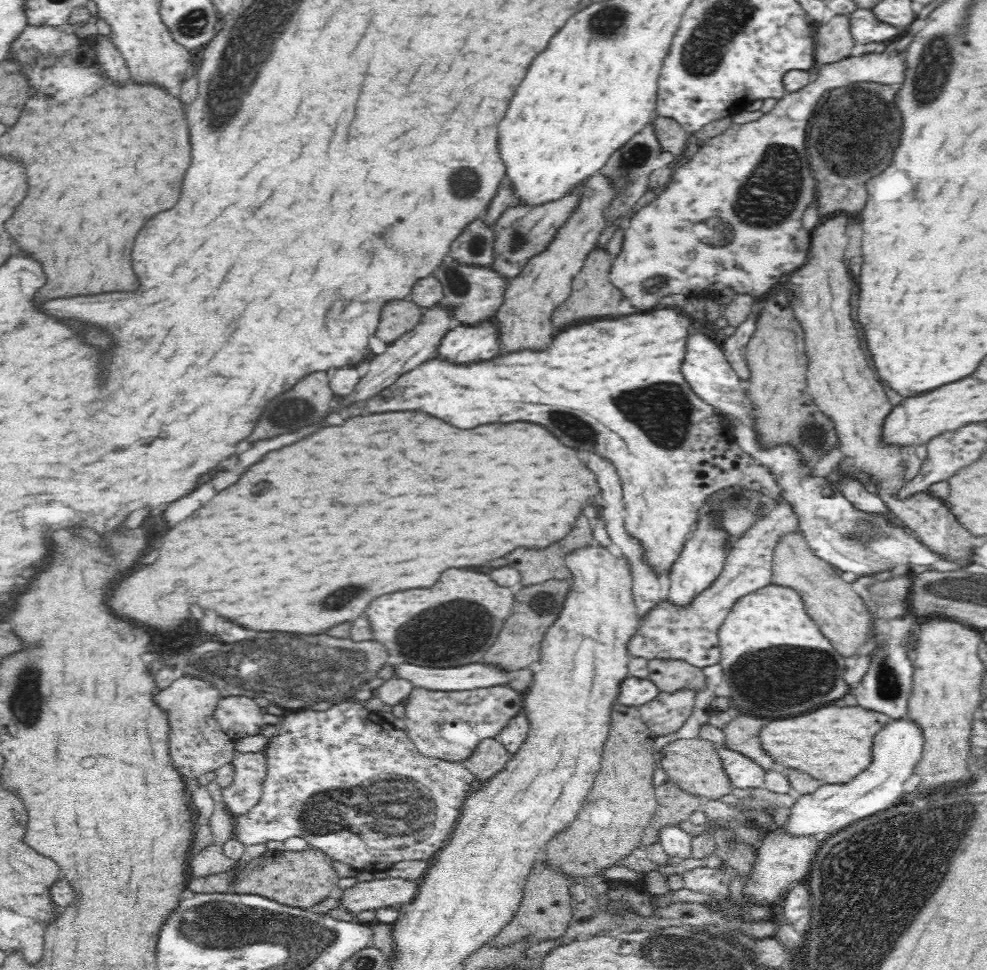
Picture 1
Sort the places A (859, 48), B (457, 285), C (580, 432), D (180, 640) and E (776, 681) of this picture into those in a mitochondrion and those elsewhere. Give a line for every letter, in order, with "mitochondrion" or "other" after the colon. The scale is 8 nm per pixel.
A: other
B: mitochondrion
C: mitochondrion
D: mitochondrion
E: mitochondrion

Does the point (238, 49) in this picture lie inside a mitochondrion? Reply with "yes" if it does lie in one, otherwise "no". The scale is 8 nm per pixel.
yes

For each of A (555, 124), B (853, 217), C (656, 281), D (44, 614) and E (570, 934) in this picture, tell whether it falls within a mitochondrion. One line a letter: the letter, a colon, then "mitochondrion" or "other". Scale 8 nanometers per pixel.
A: other
B: other
C: mitochondrion
D: other
E: other

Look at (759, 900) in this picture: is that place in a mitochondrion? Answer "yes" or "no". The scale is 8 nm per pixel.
no

